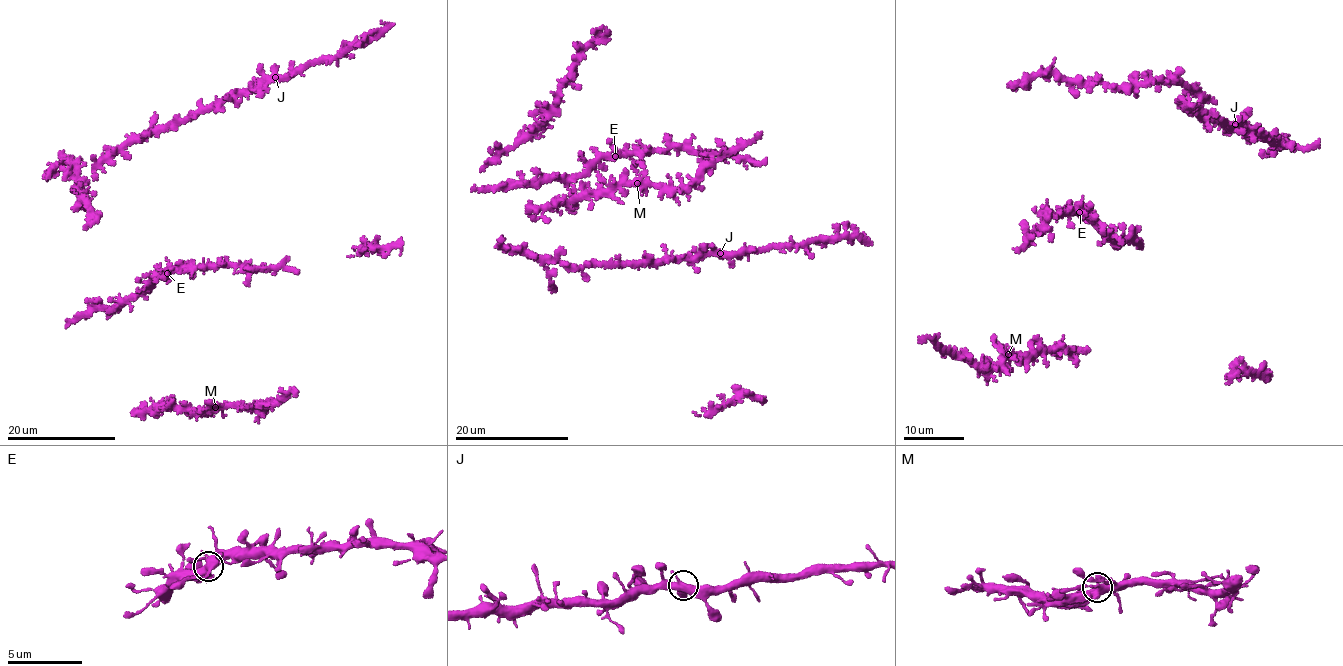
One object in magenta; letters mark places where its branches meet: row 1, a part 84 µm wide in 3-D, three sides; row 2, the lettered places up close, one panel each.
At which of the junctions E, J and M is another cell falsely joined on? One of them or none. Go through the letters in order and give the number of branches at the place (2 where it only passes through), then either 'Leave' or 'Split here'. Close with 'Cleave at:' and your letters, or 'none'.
E: Branches: 4. Leave
J: Branches: 4. Leave
M: Branches: 4. Leave
Cleave at: none

